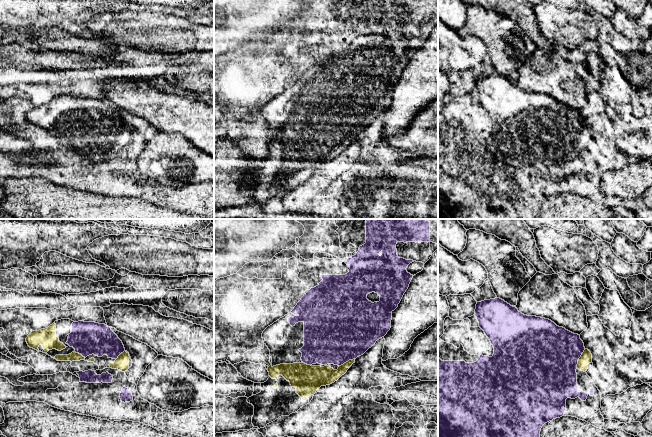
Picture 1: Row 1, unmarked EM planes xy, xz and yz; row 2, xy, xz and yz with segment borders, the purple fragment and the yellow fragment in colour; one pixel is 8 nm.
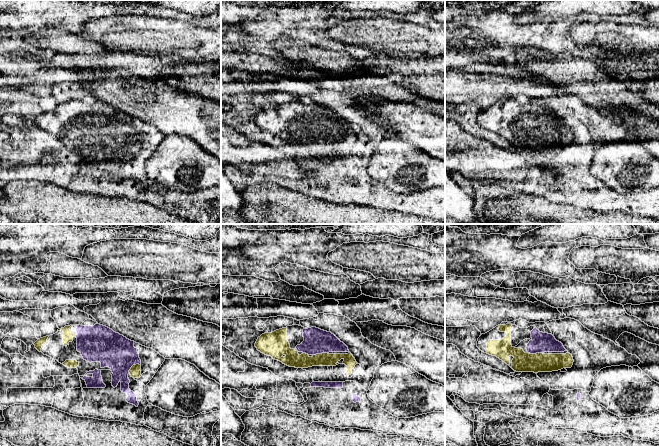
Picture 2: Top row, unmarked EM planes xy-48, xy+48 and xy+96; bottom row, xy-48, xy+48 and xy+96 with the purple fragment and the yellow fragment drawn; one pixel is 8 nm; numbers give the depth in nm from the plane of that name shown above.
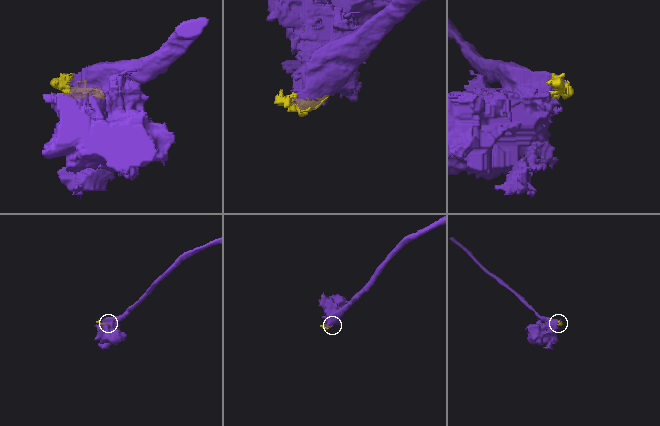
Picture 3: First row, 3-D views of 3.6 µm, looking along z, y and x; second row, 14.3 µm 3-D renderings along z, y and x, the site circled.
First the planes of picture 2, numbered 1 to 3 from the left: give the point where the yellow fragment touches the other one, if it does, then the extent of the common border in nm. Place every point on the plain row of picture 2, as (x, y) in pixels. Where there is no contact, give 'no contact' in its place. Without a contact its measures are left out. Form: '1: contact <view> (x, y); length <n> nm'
1: contact xy-48 (133, 140); length 120 nm
2: contact xy+48 (320, 129); length 120 nm
3: contact xy+96 (535, 129); length 130 nm

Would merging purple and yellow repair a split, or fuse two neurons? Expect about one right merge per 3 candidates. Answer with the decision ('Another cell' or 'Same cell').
Same cell

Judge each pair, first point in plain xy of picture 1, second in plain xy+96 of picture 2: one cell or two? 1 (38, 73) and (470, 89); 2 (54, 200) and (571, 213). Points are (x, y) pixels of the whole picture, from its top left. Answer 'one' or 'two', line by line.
1: one
2: one

